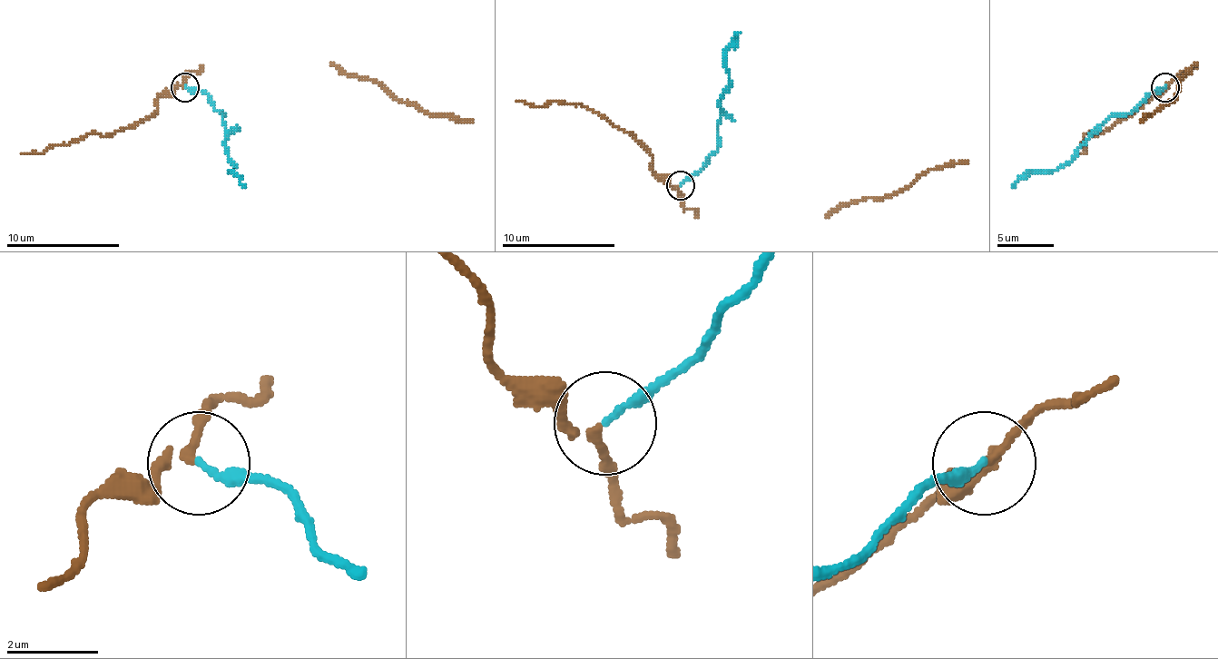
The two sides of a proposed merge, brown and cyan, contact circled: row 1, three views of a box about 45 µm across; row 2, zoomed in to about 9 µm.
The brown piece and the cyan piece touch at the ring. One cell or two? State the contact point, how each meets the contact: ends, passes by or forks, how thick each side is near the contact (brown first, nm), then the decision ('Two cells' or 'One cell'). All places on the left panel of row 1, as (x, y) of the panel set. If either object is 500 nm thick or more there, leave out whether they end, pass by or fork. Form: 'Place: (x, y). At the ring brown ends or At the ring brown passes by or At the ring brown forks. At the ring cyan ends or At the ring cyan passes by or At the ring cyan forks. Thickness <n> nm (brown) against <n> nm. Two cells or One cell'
Place: (185, 87). At the ring brown passes by. At the ring cyan ends. Thickness 170 nm (brown) against 160 nm. Two cells

